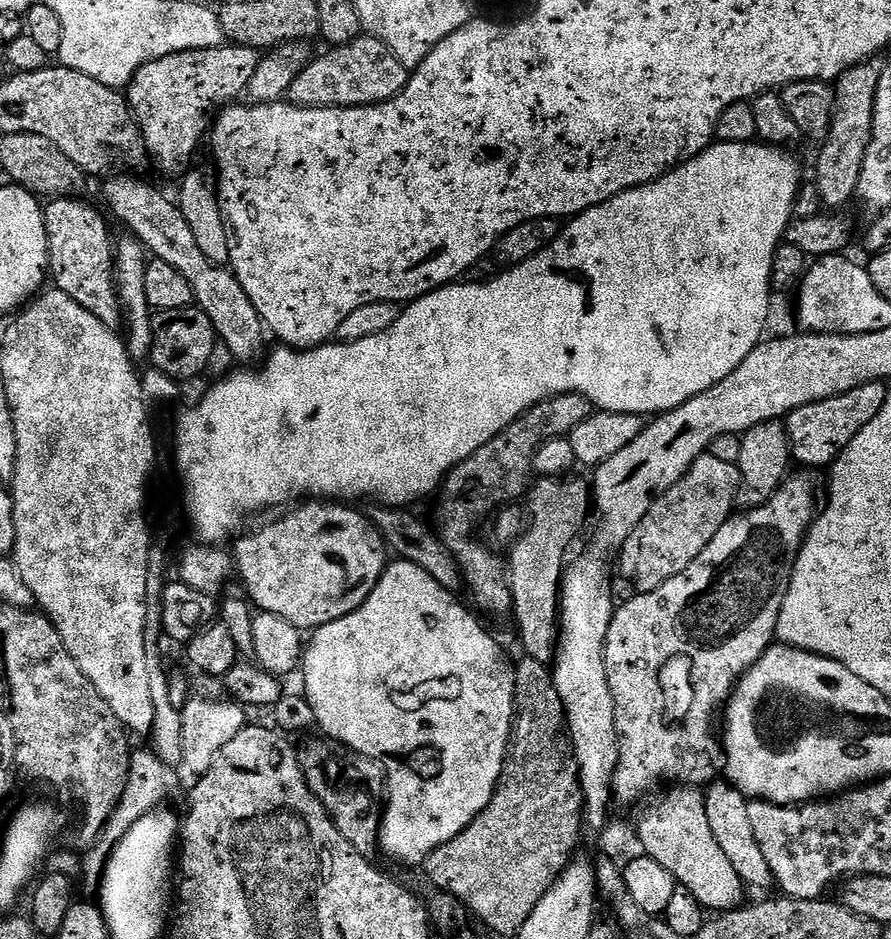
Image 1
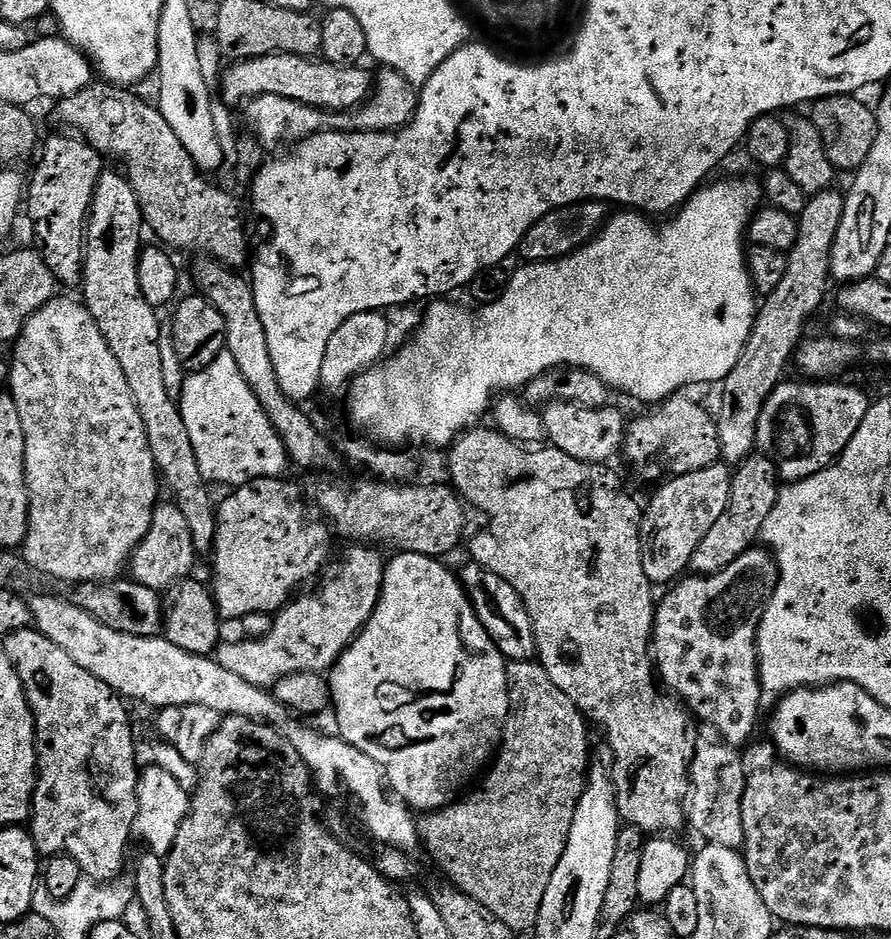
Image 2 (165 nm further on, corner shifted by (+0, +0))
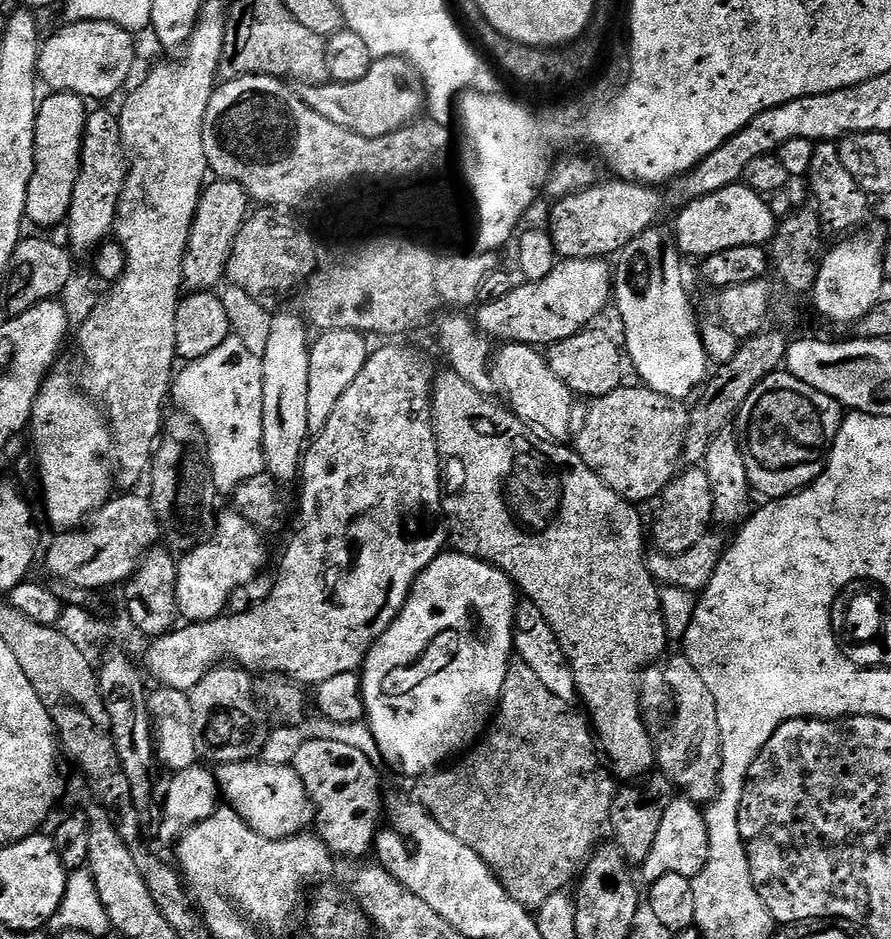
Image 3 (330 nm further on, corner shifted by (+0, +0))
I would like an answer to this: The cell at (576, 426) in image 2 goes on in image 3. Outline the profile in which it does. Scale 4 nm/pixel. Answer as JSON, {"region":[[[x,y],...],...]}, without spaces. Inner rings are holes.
{"region":[[[505,343],[501,352],[497,351],[494,356],[494,376],[504,387],[504,392],[508,395],[507,407],[517,418],[528,425],[533,432],[540,433],[541,436],[557,442],[564,442],[573,435],[572,415],[576,412],[577,401],[574,393],[571,392],[548,368],[547,359],[540,356],[535,347],[530,344]]]}

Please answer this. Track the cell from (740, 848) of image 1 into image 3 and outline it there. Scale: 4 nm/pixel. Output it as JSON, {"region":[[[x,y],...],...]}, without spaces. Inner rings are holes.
{"region":[[[687,662],[681,664],[657,663],[649,667],[638,681],[640,706],[644,718],[644,725],[652,739],[652,746],[656,749],[656,764],[678,787],[683,795],[694,803],[707,806],[716,799],[720,790],[720,730],[718,728],[718,706],[714,706],[714,694],[706,687],[706,682],[694,670],[694,666]]]}

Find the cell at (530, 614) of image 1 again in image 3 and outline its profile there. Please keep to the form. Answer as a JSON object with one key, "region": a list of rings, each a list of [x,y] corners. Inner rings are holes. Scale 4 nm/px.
{"region":[[[444,370],[441,376],[437,375],[432,386],[432,425],[436,431],[436,445],[440,451],[442,465],[442,483],[446,489],[444,510],[451,547],[464,556],[476,556],[488,564],[493,564],[495,568],[502,569],[512,579],[512,583],[516,585],[517,589],[523,595],[524,592],[528,595],[525,597],[531,604],[538,606],[538,610],[542,610],[546,622],[554,630],[564,651],[564,656],[572,668],[577,697],[581,701],[584,699],[584,704],[588,707],[587,719],[594,729],[599,751],[606,757],[606,763],[613,777],[620,782],[639,781],[641,779],[639,776],[643,772],[654,768],[656,749],[653,748],[652,739],[644,725],[638,681],[645,669],[655,665],[663,657],[660,655],[670,647],[661,604],[662,592],[648,569],[646,547],[644,548],[646,524],[644,528],[643,522],[640,521],[640,512],[636,509],[639,507],[633,501],[624,500],[620,497],[619,492],[610,490],[610,486],[606,486],[606,482],[602,482],[602,478],[598,478],[598,474],[594,474],[594,470],[590,470],[590,466],[586,462],[582,462],[582,458],[571,447],[549,440],[538,432],[533,432],[507,407],[499,408],[494,401],[488,399],[492,398],[483,392],[476,392],[474,386],[470,386],[470,382],[462,382],[462,378],[458,378],[458,374],[451,370]]]}

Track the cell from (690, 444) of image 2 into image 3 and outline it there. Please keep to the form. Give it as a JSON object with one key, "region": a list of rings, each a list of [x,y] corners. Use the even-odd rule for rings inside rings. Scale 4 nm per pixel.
{"region":[[[635,386],[636,388],[625,387],[621,392],[612,392],[608,396],[601,396],[599,400],[591,401],[590,407],[592,409],[588,412],[588,417],[584,420],[584,425],[579,425],[578,431],[575,433],[574,451],[582,458],[582,462],[586,462],[590,466],[590,470],[594,470],[594,474],[598,474],[598,478],[602,478],[602,482],[606,482],[606,486],[610,486],[610,490],[620,493],[620,497],[624,500],[633,502],[641,502],[640,500],[652,500],[664,487],[671,485],[677,479],[678,471],[676,467],[679,466],[680,460],[682,464],[682,457],[686,452],[686,441],[688,438],[688,430],[690,427],[690,412],[681,401],[671,400],[662,394],[658,394],[654,390],[645,388],[643,386]]]}

